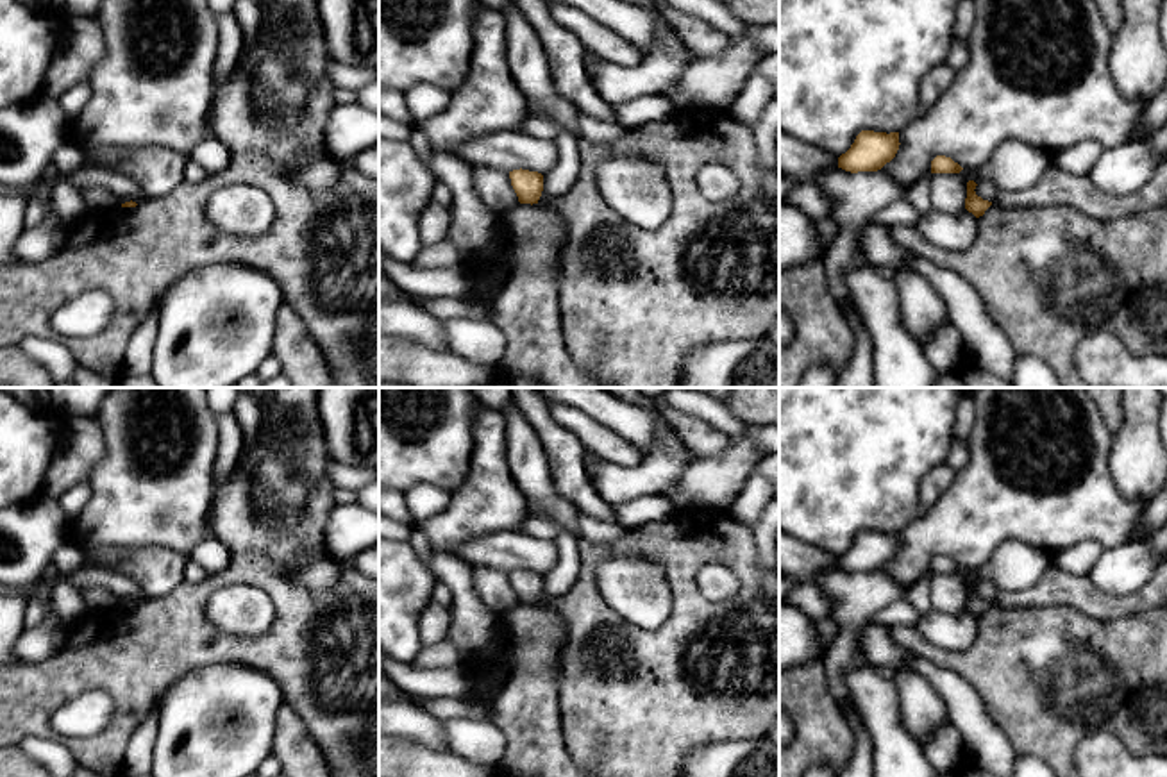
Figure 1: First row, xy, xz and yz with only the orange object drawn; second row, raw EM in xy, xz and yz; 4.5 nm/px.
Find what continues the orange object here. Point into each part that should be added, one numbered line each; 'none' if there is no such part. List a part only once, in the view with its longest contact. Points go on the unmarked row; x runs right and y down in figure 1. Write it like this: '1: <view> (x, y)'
none

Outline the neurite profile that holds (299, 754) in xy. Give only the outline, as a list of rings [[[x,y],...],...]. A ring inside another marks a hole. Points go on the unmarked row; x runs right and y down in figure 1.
[[[286,704],[275,714],[272,754],[281,761],[284,777],[334,777],[304,722]]]

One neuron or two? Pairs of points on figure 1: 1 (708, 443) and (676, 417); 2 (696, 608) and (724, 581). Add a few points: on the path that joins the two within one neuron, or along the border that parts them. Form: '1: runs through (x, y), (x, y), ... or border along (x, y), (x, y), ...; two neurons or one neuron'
1: runs through (701, 438), (683, 422); one neuron
2: border along (692, 577), (705, 563), (722, 561), (742, 584); two neurons

